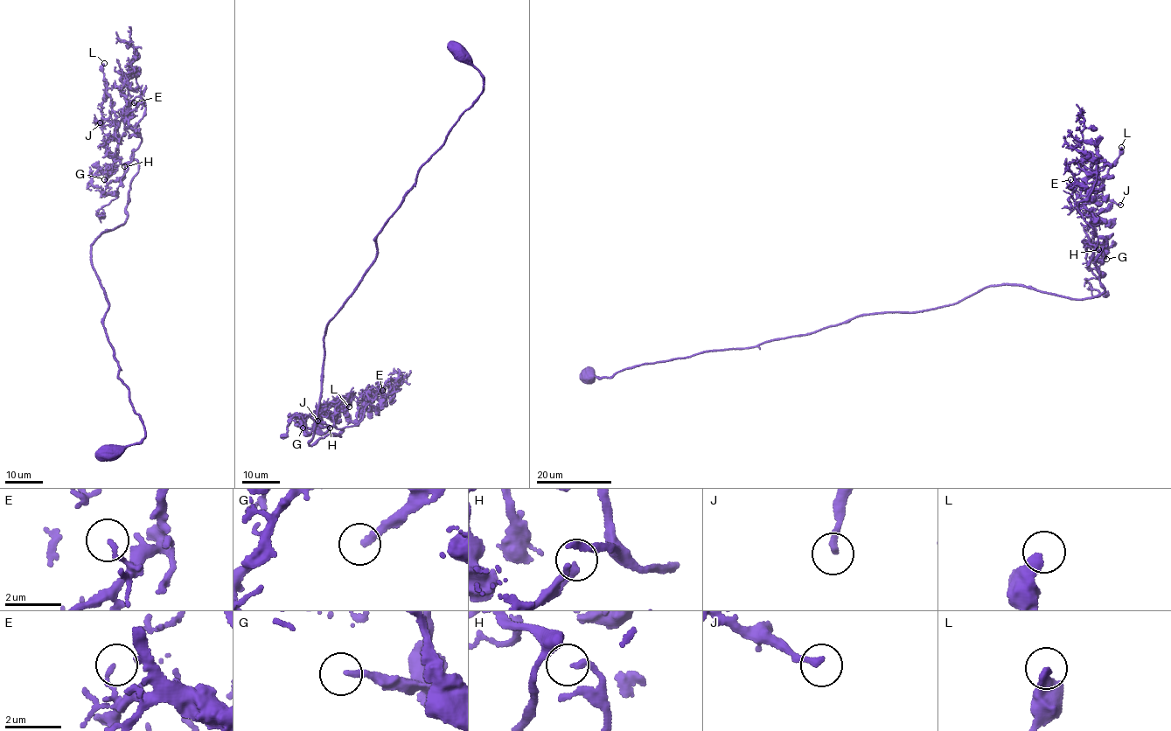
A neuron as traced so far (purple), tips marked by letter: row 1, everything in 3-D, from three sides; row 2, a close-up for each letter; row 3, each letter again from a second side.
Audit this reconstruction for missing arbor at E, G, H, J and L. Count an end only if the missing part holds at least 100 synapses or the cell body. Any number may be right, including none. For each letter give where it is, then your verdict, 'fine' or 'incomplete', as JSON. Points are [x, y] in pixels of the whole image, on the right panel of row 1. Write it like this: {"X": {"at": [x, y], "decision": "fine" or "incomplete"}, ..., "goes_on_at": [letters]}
{"E": {"at": [1070, 179], "decision": "fine"}, "G": {"at": [1106, 259], "decision": "incomplete"}, "H": {"at": [1098, 249], "decision": "fine"}, "J": {"at": [1120, 205], "decision": "fine"}, "L": {"at": [1121, 147], "decision": "fine"}, "goes_on_at": ["G"]}

